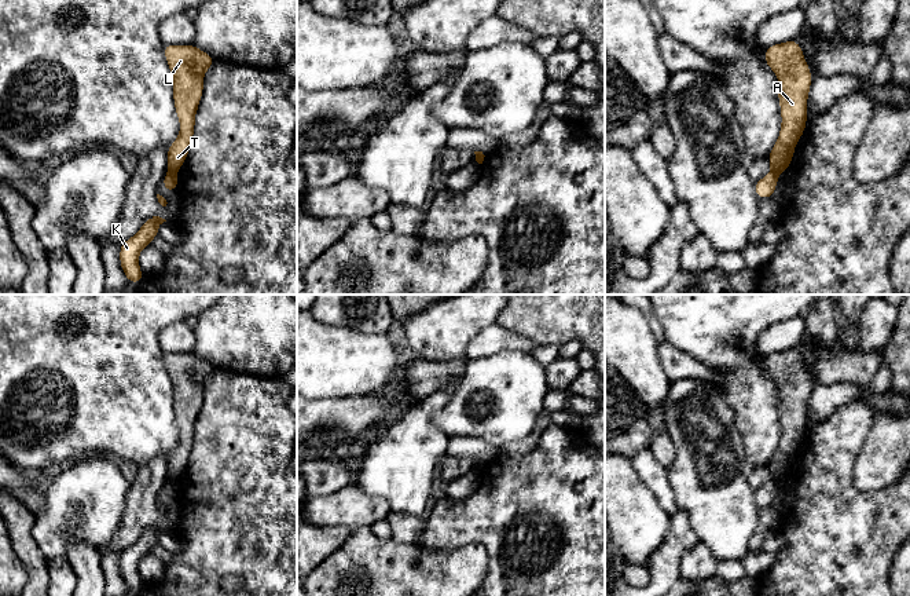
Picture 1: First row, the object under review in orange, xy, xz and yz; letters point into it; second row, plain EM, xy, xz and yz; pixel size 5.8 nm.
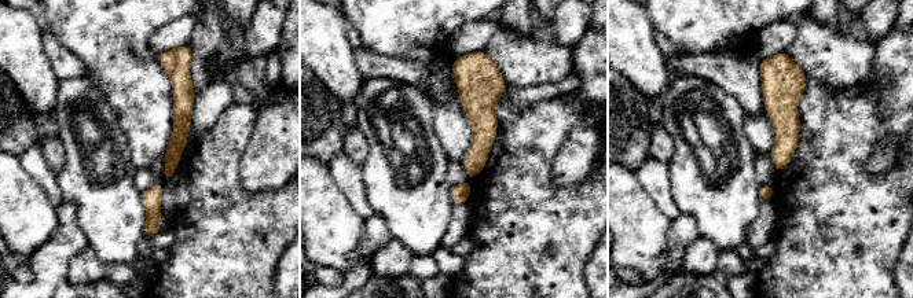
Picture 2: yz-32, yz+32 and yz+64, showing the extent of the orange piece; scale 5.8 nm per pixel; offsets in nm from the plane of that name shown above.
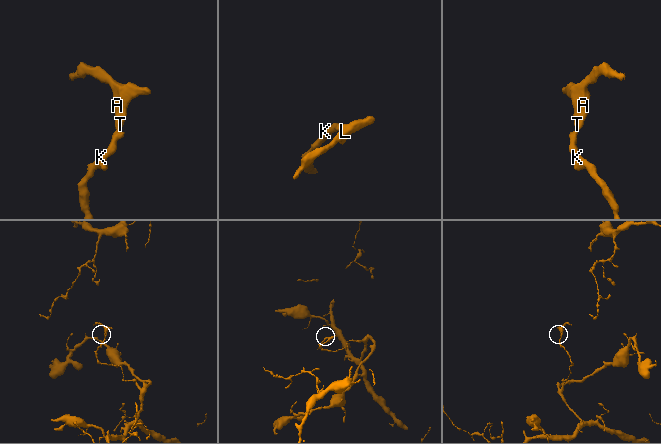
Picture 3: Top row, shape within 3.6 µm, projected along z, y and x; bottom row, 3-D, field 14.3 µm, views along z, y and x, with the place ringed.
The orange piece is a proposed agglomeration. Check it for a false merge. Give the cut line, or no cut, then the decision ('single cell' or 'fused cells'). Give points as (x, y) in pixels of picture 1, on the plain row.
cut in xy along (168, 479), (175, 482); fused cells

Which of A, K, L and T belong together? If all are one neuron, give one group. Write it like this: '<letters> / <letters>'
A L T / K

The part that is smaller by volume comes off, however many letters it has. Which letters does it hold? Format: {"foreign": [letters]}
{"foreign": ["A", "L", "T"]}

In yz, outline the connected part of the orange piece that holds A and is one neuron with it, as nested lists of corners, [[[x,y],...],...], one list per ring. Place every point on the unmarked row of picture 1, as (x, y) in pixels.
[[[796,348],[766,356],[764,369],[778,384],[781,440],[767,467],[777,483],[786,479],[795,456],[807,434],[807,409],[812,384],[800,352]]]

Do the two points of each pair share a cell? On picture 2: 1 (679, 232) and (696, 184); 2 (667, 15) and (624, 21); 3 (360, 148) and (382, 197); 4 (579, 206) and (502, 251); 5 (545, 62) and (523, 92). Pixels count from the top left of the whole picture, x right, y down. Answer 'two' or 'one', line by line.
1: two
2: two
3: two
4: one
5: two

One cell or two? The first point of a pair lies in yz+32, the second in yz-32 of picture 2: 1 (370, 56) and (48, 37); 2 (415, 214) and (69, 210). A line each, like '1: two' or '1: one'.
1: one
2: two

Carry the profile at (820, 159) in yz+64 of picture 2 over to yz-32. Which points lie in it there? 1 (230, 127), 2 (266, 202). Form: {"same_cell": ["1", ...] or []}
{"same_cell": ["1", "2"]}

